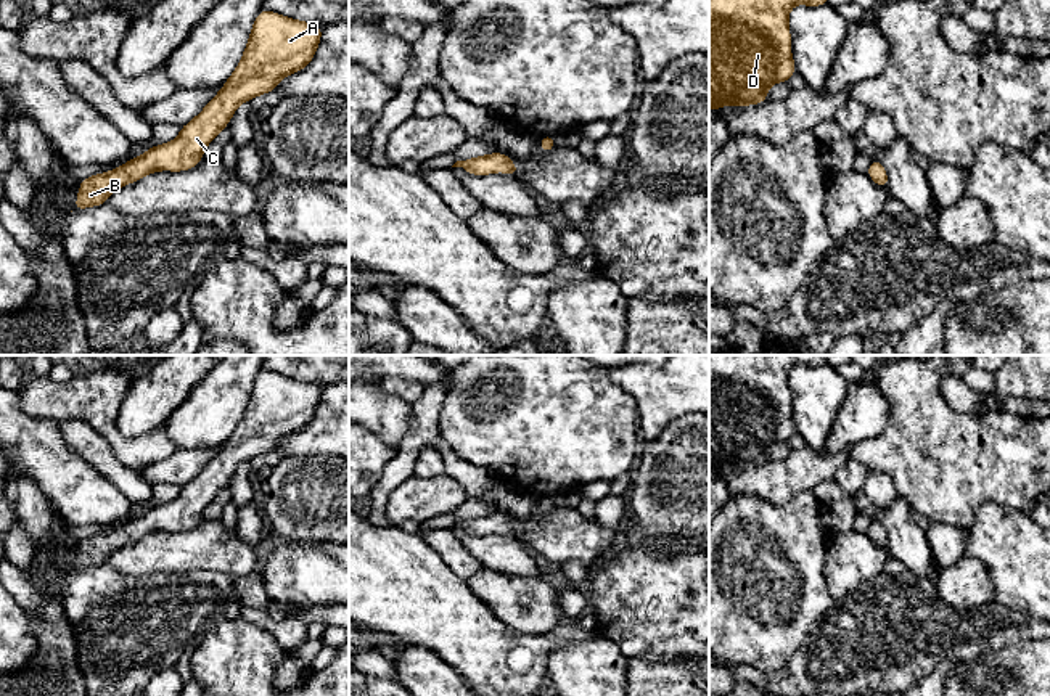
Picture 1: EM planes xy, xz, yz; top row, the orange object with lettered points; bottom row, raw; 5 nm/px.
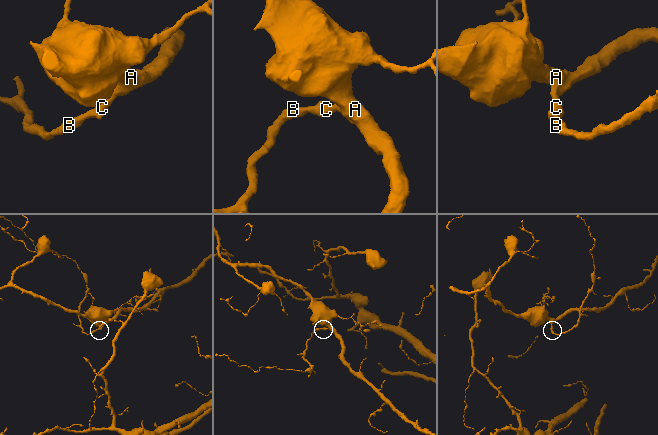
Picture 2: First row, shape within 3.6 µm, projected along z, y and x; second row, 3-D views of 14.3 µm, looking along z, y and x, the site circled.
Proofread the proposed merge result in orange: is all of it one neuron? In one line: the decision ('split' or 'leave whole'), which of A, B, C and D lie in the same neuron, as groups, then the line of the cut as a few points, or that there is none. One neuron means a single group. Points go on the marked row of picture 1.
leave whole | A B C D | no cut

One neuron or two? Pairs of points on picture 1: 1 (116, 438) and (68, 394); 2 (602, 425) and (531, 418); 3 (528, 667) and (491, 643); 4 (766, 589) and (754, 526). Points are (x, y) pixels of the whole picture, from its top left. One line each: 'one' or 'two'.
1: one
2: one
3: one
4: one

